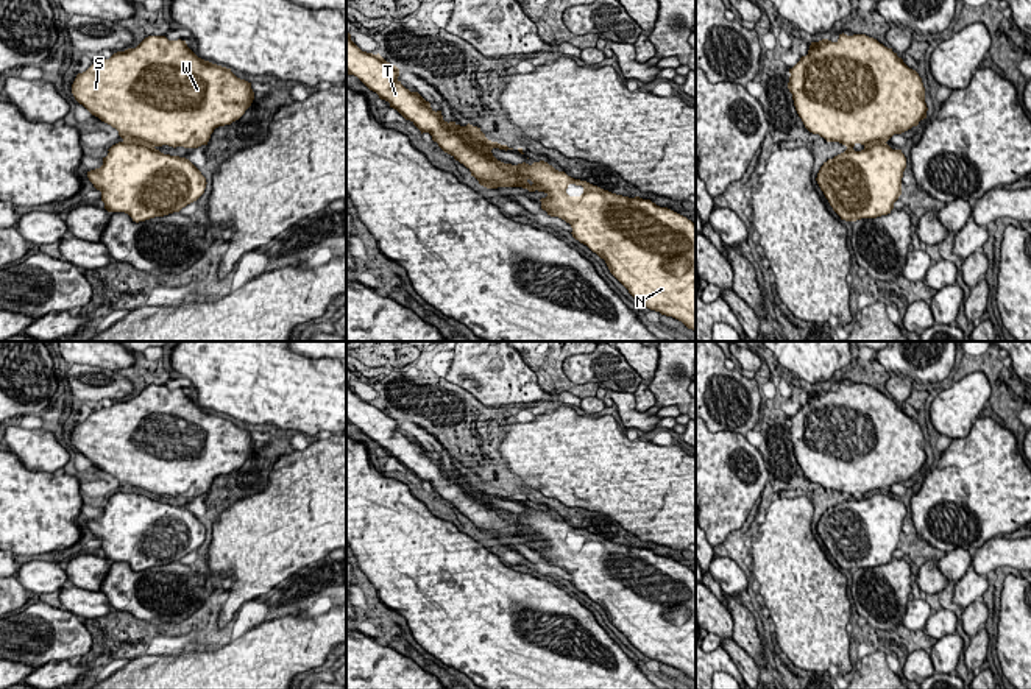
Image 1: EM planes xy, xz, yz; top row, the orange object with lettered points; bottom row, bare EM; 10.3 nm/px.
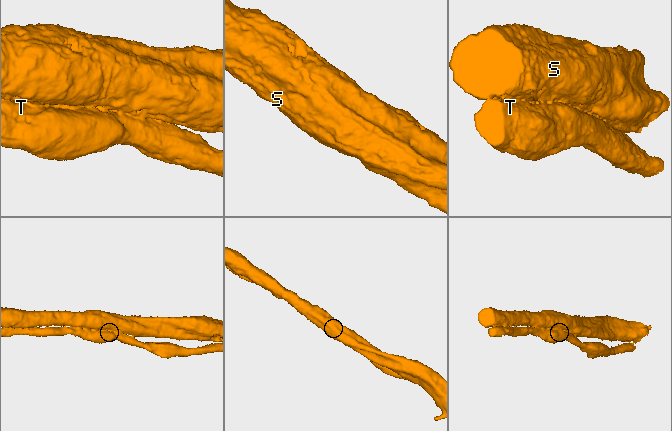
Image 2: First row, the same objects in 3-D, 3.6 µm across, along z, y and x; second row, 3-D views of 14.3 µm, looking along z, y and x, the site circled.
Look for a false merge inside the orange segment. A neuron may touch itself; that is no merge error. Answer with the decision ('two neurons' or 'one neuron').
one neuron

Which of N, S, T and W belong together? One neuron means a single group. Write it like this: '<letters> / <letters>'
N S T W

